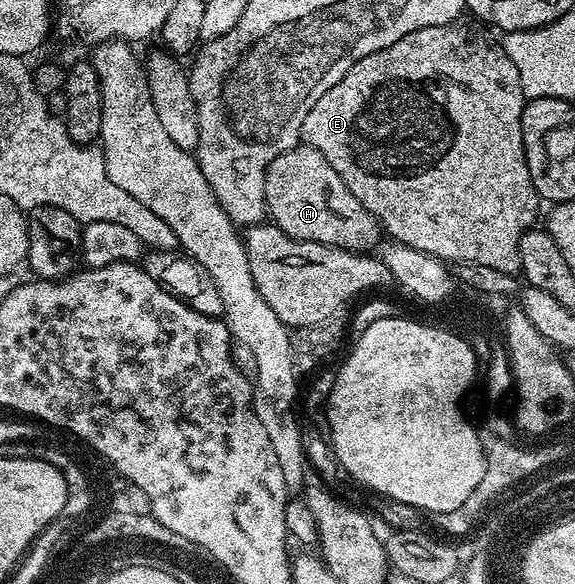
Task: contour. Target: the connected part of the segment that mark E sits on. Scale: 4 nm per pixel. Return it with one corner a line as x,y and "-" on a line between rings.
459,19
447,25
436,27
420,27
404,39
396,39
388,47
380,51
372,51
372,55
364,55
364,59
356,62
336,83
336,87
328,87
320,99
316,99
316,107
304,115
304,123
300,127
301,144
312,147
332,163
336,175
344,179
348,191
362,201
362,206
372,214
387,234
391,233
395,242
431,253
433,257
447,263
465,263
467,265
483,265
496,267
496,271
517,274
522,268
520,255
520,239
532,228
538,217
540,198
528,171
528,159
524,151
524,135
522,134
522,112
528,100
524,87
520,83
520,71
516,71
516,63
502,50
501,44
486,38
485,28
477,29
474,25
465,25

